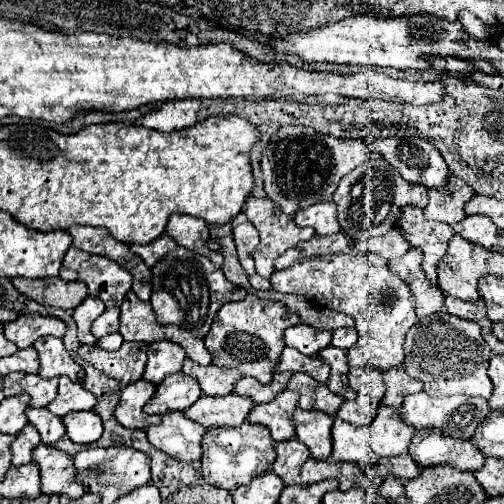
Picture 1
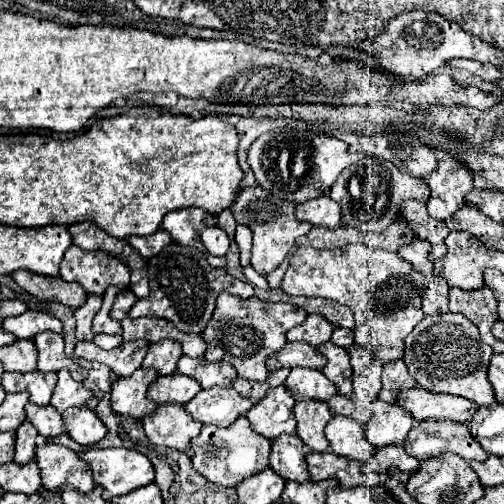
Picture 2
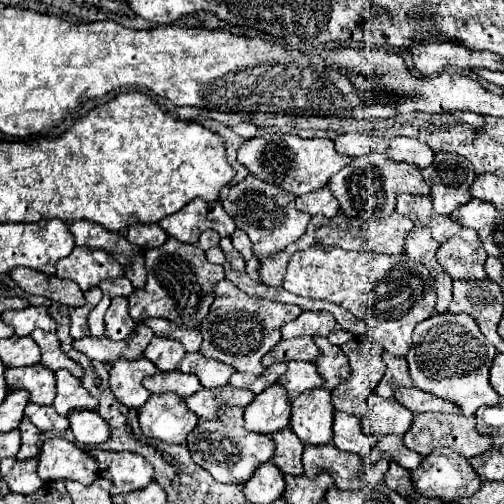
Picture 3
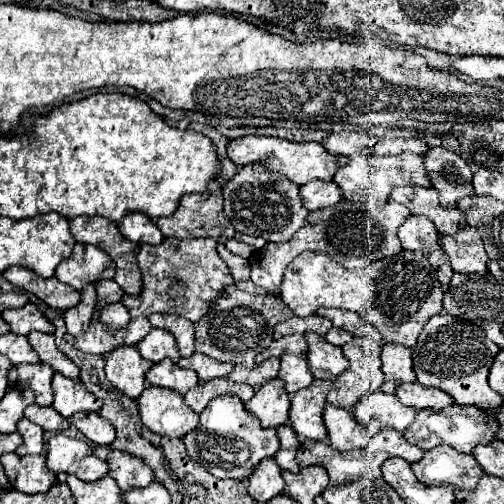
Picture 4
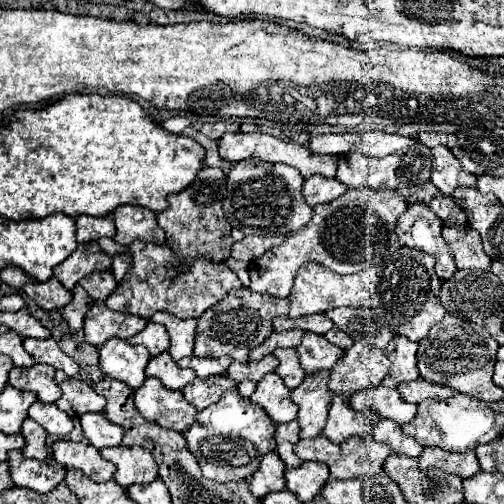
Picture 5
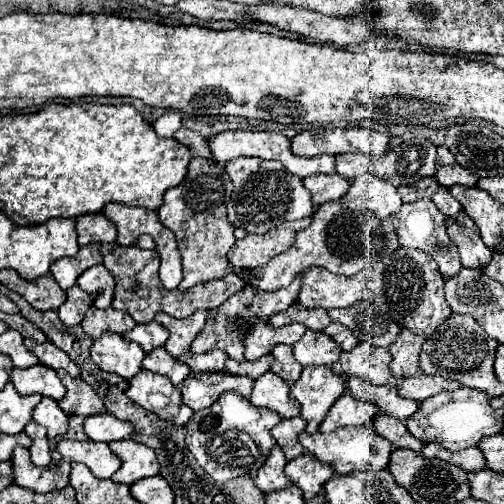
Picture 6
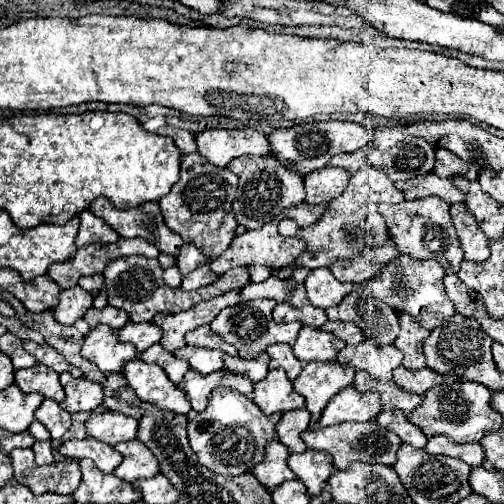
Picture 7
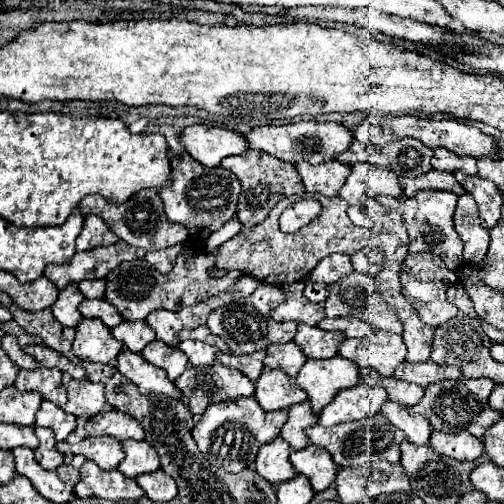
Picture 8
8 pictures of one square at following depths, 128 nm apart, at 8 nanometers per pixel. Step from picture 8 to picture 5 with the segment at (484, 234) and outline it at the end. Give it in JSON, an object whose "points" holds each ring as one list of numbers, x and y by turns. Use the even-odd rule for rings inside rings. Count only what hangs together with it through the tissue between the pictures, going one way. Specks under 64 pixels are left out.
{"points":[[470,224,462,226,444,226,442,236,446,244,450,246,456,266,458,268,478,268,478,270,490,270,490,256,482,248,480,234,470,228]]}

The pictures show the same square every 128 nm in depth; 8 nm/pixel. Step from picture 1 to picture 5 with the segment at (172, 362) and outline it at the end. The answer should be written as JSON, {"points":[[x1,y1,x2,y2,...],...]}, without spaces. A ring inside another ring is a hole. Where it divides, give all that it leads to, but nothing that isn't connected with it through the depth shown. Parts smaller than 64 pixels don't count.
{"points":[[148,322,144,330,140,330,136,336,130,338,130,342,146,346,150,356,158,356,158,354,166,352,170,346,166,328,162,328,162,324,156,324,156,322]]}

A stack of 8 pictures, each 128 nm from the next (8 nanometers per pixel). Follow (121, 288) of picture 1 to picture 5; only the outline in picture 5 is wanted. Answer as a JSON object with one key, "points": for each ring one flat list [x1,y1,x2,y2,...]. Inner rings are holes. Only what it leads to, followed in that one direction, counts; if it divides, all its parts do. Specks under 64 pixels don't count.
{"points":[[86,242,78,244,76,252,54,268,54,276,60,280,64,288,72,290,78,284,78,280,88,276,90,272,106,270,110,266,112,258,100,250,98,242]]}

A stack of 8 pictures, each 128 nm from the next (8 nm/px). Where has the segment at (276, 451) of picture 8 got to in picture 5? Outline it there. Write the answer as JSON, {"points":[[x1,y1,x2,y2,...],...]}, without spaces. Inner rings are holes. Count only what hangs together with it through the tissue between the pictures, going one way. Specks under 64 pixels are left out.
{"points":[[268,452,262,456,262,462,258,466,258,470,254,472,252,480,250,480,250,490,256,498,264,498,270,492,278,492,286,488,286,480,284,480,284,462,276,452]]}

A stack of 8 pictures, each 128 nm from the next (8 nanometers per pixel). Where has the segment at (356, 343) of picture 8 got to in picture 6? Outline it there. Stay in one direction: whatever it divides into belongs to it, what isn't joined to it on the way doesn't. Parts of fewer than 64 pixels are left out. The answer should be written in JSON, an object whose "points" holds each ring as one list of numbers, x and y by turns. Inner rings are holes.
{"points":[[360,342,356,348,342,352,340,360,332,364,332,370,336,374,358,376,372,384,382,386,382,384,390,384,390,380,392,380,390,362,392,362,392,356,390,356,388,348]]}

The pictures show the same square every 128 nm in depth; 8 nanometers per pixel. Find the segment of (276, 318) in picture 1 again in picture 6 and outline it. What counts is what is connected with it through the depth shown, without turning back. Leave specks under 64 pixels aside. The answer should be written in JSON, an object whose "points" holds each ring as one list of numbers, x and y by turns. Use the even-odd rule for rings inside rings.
{"points":[[298,274,298,276,292,280,290,286,278,288,276,292,264,292,264,290,260,290,260,288,250,288,250,286,246,284,240,292,236,292,234,296,230,296,220,308,216,308,216,310,210,312,204,328,202,328,202,330,198,332,198,336,192,340,190,350,192,350,194,354,198,354,198,352,202,354,202,352,210,352,210,350,218,348,218,350,224,350,230,358,242,362,242,360,244,360,244,342,242,342,242,340,244,340,244,334,248,332,248,328,256,322,256,318,262,318,264,322,268,322,268,318,270,318,272,314,282,312,282,310,286,310,288,306,292,306,292,304,296,302,296,296,298,296,298,292,300,292,300,286,302,286,302,274]]}

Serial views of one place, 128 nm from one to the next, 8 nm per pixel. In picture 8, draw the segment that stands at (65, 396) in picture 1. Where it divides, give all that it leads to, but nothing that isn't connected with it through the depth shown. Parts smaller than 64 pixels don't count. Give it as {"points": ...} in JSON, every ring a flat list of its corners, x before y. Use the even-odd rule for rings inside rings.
{"points":[[64,374,62,382,68,390,68,402,64,406,68,414,74,414,76,418,90,418,102,412,102,408,106,406,102,382,74,380,70,374]]}

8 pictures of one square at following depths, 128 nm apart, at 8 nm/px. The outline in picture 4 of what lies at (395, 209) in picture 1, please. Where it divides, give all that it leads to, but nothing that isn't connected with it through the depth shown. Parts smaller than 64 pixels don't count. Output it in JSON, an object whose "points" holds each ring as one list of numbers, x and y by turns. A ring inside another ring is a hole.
{"points":[[402,152,398,156,348,156,346,166,342,166,334,174,334,182,342,188,344,198,352,202,384,202,388,200,390,192,396,186,406,186,406,184,416,184,416,186,428,186,428,176,424,168,424,158,416,156,414,152]]}

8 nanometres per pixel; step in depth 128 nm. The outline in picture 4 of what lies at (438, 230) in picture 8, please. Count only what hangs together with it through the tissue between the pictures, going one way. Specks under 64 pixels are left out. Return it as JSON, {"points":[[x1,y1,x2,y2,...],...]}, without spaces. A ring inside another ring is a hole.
{"points":[[410,214,406,222,398,228,398,238,402,242,402,248,428,256,440,284,448,286,452,278,452,268,448,264,448,256,444,256,444,250,440,248,440,236,436,232,436,226,432,224,432,220,428,220,428,216]]}

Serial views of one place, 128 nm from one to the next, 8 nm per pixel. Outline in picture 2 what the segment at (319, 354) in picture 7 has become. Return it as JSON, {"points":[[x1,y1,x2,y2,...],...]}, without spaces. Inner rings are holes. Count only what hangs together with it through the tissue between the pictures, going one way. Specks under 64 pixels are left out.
{"points":[[332,342,320,344,318,350,328,360,328,364,322,368,322,372,330,382,334,382,338,394,352,392,352,382,350,382,352,380,352,368,348,362,348,352,340,346,334,346]]}

